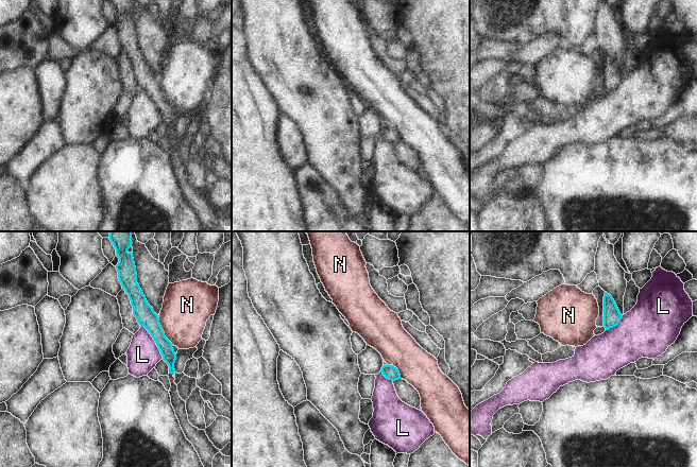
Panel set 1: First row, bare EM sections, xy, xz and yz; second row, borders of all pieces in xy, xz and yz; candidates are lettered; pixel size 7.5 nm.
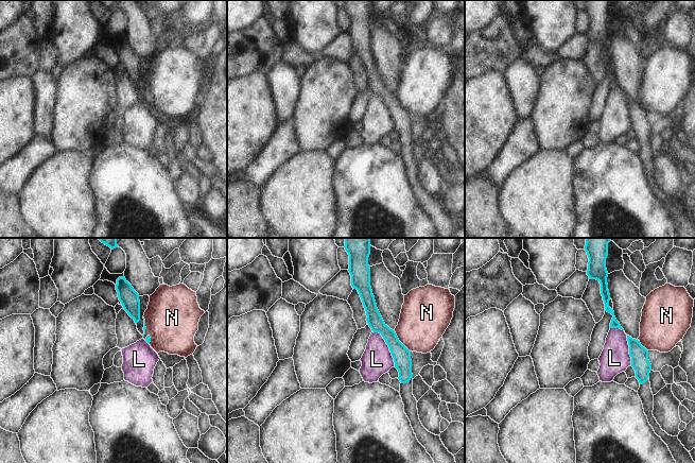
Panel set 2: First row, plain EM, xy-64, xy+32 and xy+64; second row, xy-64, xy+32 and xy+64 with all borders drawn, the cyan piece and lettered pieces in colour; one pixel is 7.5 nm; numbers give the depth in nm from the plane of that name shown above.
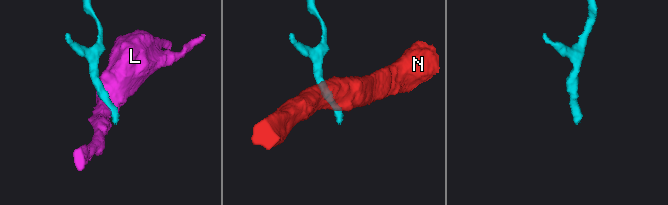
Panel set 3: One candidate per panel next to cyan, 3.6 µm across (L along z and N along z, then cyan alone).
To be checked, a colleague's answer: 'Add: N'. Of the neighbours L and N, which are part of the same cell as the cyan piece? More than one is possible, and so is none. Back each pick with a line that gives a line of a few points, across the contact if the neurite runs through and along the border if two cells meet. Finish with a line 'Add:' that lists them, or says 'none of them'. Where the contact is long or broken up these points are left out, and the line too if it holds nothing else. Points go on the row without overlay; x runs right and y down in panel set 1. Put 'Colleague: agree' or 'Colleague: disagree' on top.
Colleague: disagree
Add: none of them

